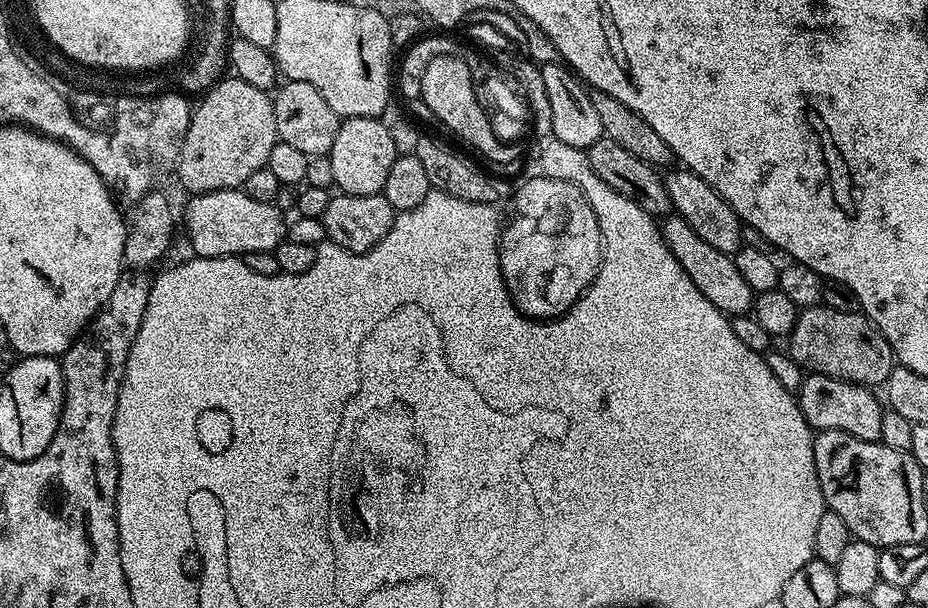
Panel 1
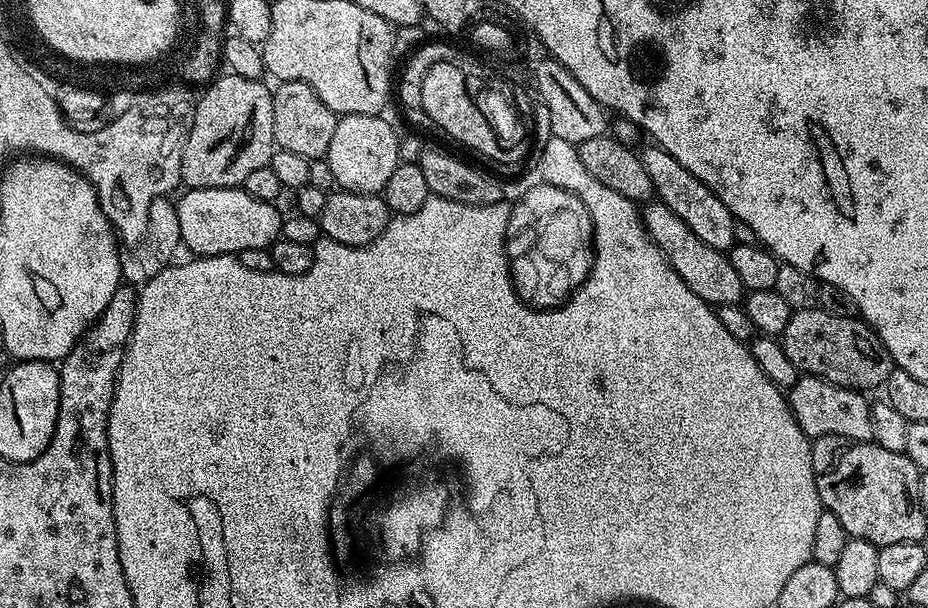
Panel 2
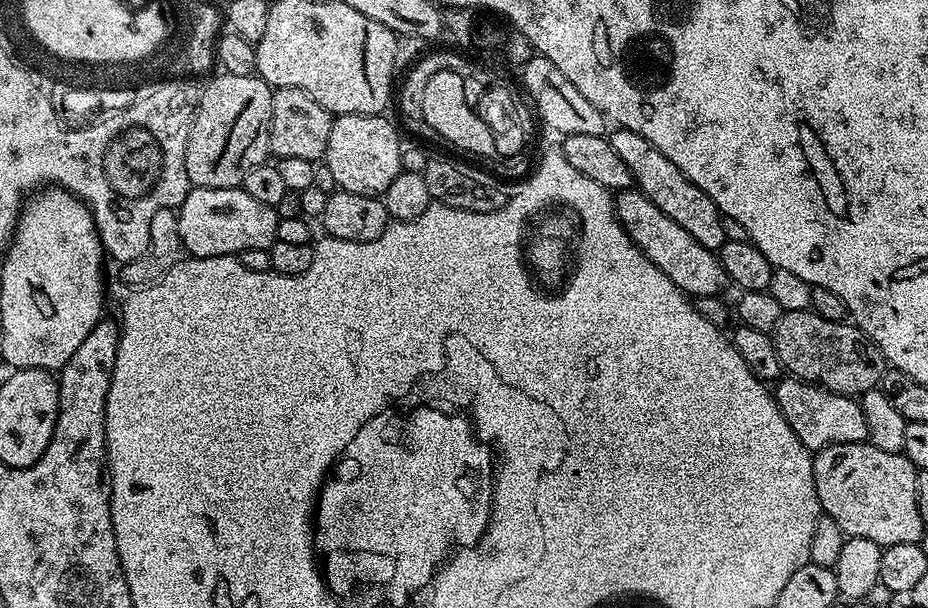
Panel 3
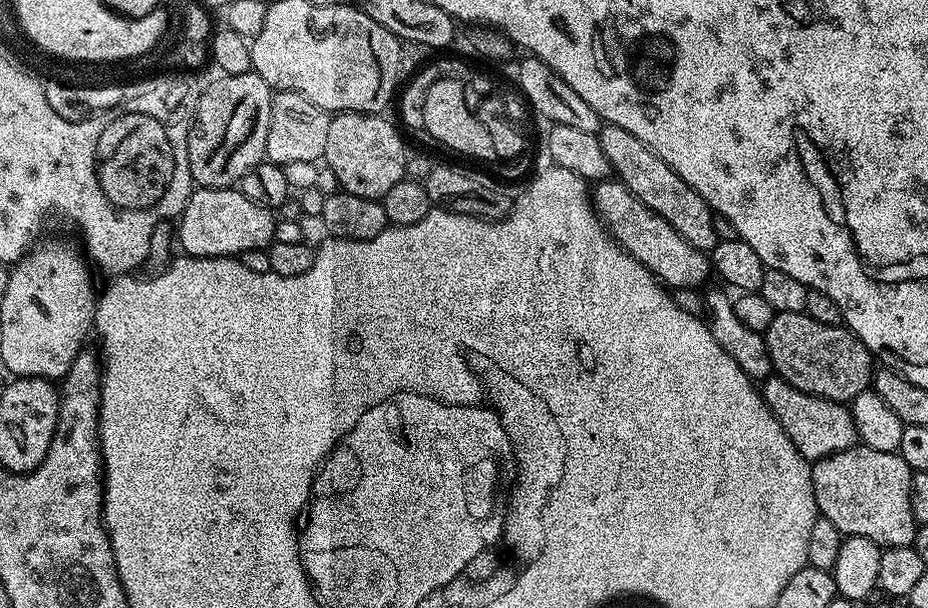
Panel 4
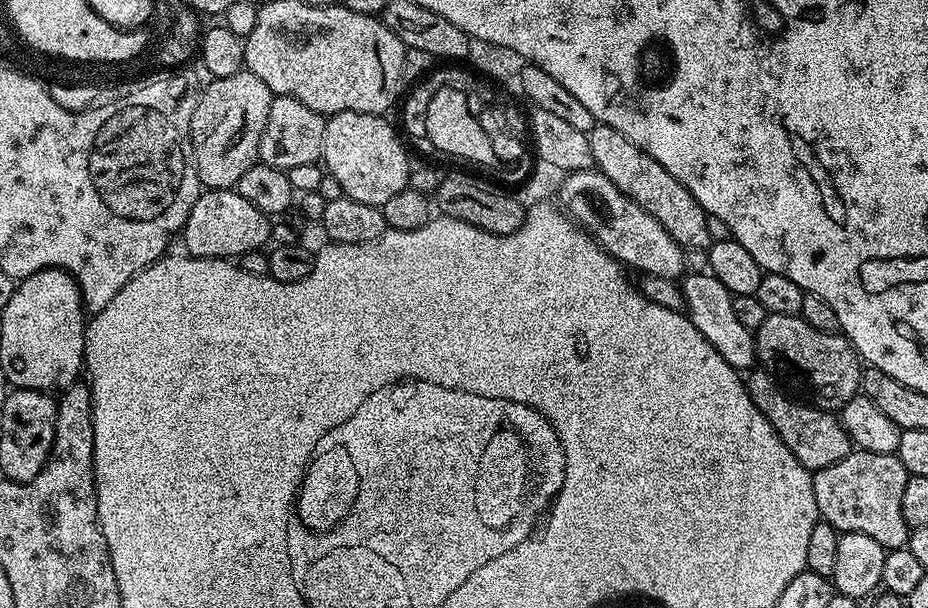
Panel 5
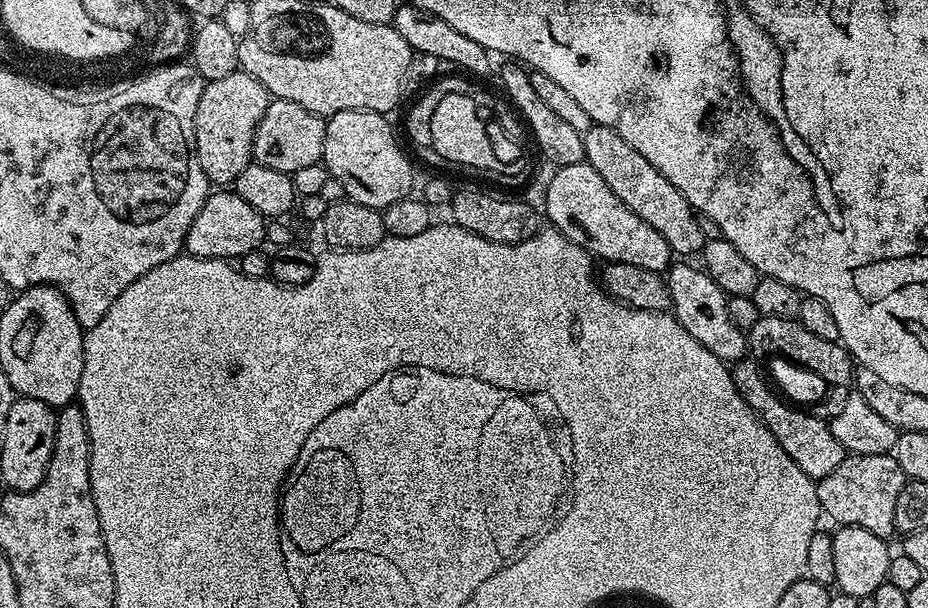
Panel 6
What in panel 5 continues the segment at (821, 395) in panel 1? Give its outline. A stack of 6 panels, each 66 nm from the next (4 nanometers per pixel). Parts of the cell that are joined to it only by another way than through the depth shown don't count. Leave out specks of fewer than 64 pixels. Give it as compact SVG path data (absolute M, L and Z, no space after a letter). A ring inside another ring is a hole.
M768 370L749 371L746 376L748 396L754 398L754 406L762 410L764 420L774 426L780 441L786 442L790 454L794 454L794 458L798 458L802 466L814 473L826 466L834 466L834 462L842 462L842 458L854 451L852 440L841 426L840 417L835 411L827 412L824 408L815 408L812 404L799 404L798 401L791 400L771 374L773 375Z

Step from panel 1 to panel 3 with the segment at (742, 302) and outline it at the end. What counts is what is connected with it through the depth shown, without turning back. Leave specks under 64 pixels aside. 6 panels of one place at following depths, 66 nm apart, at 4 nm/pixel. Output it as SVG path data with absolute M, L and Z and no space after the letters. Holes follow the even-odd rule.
M625 190L615 193L616 217L620 220L620 225L626 230L626 234L640 247L650 262L684 291L684 295L689 298L697 296L720 296L724 287L729 287L730 281L726 270L722 270L722 262L719 255L713 249L702 246L674 218L666 218L658 206L646 194L638 190Z

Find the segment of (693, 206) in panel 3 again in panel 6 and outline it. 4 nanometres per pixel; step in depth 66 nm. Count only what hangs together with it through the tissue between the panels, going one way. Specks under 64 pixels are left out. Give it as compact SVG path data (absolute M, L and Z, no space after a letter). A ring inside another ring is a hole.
M593 124L582 134L584 138L584 159L587 164L594 166L598 174L602 174L602 182L642 218L642 222L650 222L662 238L671 246L673 253L680 258L692 258L692 255L703 253L706 243L702 230L698 227L698 213L686 202L682 190L672 185L667 178L662 178L626 138L622 138L610 126Z

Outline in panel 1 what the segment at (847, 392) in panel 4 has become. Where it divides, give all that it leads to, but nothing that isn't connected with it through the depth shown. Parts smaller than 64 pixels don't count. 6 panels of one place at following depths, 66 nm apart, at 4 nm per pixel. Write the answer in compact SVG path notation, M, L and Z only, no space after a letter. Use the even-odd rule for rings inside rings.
M823 306L799 309L794 330L786 338L792 361L809 373L826 374L851 384L883 386L894 366L892 348L863 312L843 312Z

